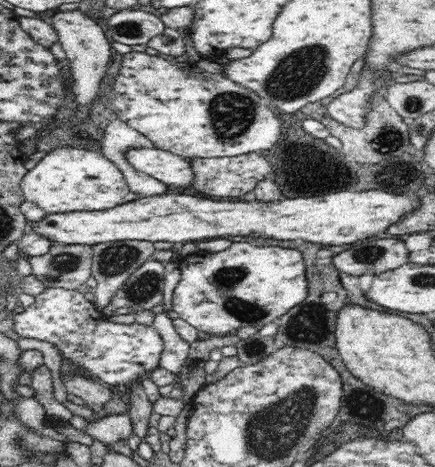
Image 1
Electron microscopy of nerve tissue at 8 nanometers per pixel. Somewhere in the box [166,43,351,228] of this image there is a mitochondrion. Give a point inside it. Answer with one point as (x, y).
(230, 114)

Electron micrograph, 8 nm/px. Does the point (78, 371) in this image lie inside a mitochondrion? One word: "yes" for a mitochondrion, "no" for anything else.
no

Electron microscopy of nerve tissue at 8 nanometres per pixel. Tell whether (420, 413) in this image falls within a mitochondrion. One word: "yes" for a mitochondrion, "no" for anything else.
no

